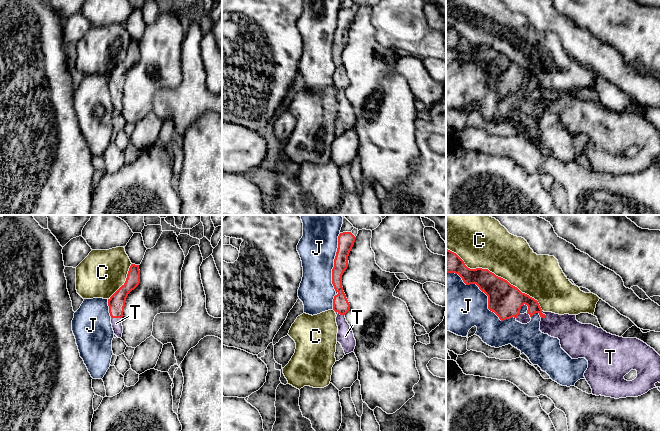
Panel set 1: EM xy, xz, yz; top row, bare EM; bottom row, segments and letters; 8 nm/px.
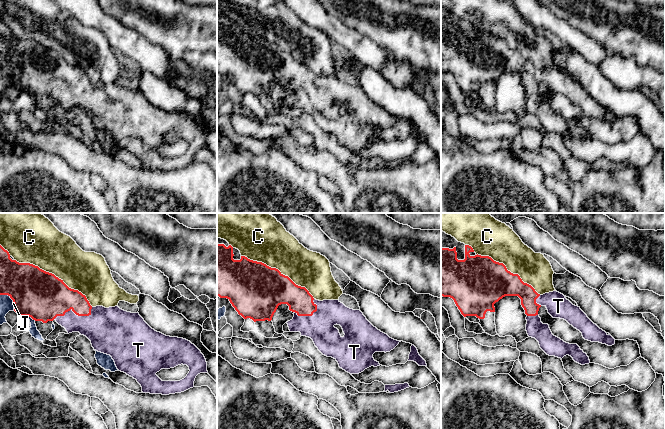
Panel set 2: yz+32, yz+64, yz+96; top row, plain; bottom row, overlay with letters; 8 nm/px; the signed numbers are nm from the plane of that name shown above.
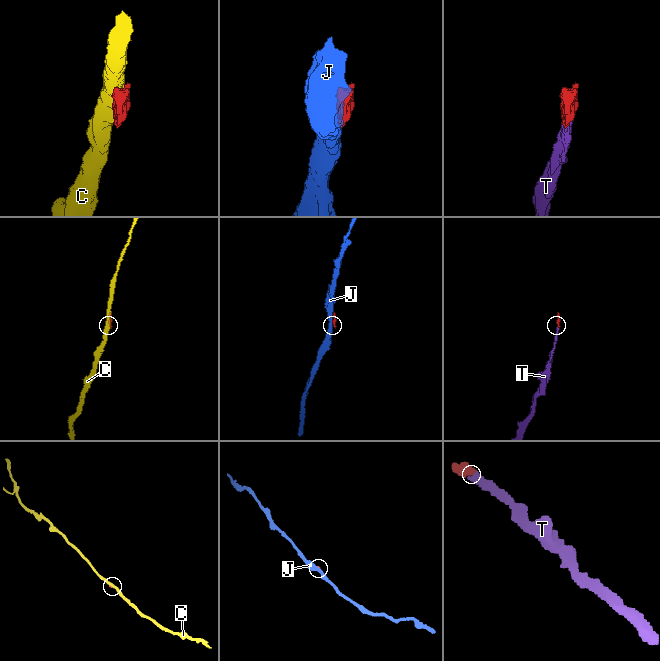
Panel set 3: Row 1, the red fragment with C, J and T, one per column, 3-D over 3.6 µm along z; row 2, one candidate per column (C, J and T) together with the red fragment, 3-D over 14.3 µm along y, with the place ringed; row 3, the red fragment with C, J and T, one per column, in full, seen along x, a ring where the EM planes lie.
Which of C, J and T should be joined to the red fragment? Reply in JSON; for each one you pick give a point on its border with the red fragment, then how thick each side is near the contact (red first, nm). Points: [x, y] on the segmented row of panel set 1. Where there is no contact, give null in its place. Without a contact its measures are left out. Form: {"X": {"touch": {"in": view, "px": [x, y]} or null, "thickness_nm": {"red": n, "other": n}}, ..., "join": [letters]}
{"T": {"touch": {"in": "yz", "px": [545, 315]}, "thickness_nm": {"red": 110, "other": 220}}, "join": ["T"]}

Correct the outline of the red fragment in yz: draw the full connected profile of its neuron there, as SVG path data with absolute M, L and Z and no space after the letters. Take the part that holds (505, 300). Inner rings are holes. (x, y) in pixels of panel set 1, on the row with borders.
M446 249L446 272L458 274L466 285L476 284L479 289L488 296L488 309L494 312L501 321L514 317L516 321L527 324L531 321L531 316L538 313L541 317L540 331L551 337L560 340L561 348L572 358L585 358L588 361L588 368L584 373L584 377L592 389L592 394L596 396L605 396L615 399L626 397L638 397L653 388L660 391L660 387L656 387L657 382L660 383L660 355L650 346L637 338L623 338L607 333L602 328L598 328L592 324L582 324L576 320L576 315L559 315L552 312L544 312L538 301L529 295L522 293L517 287L511 285L507 280L496 276L488 269L468 268L464 261L454 252ZM631 370L637 371L637 377L632 381L627 381L624 376Z

